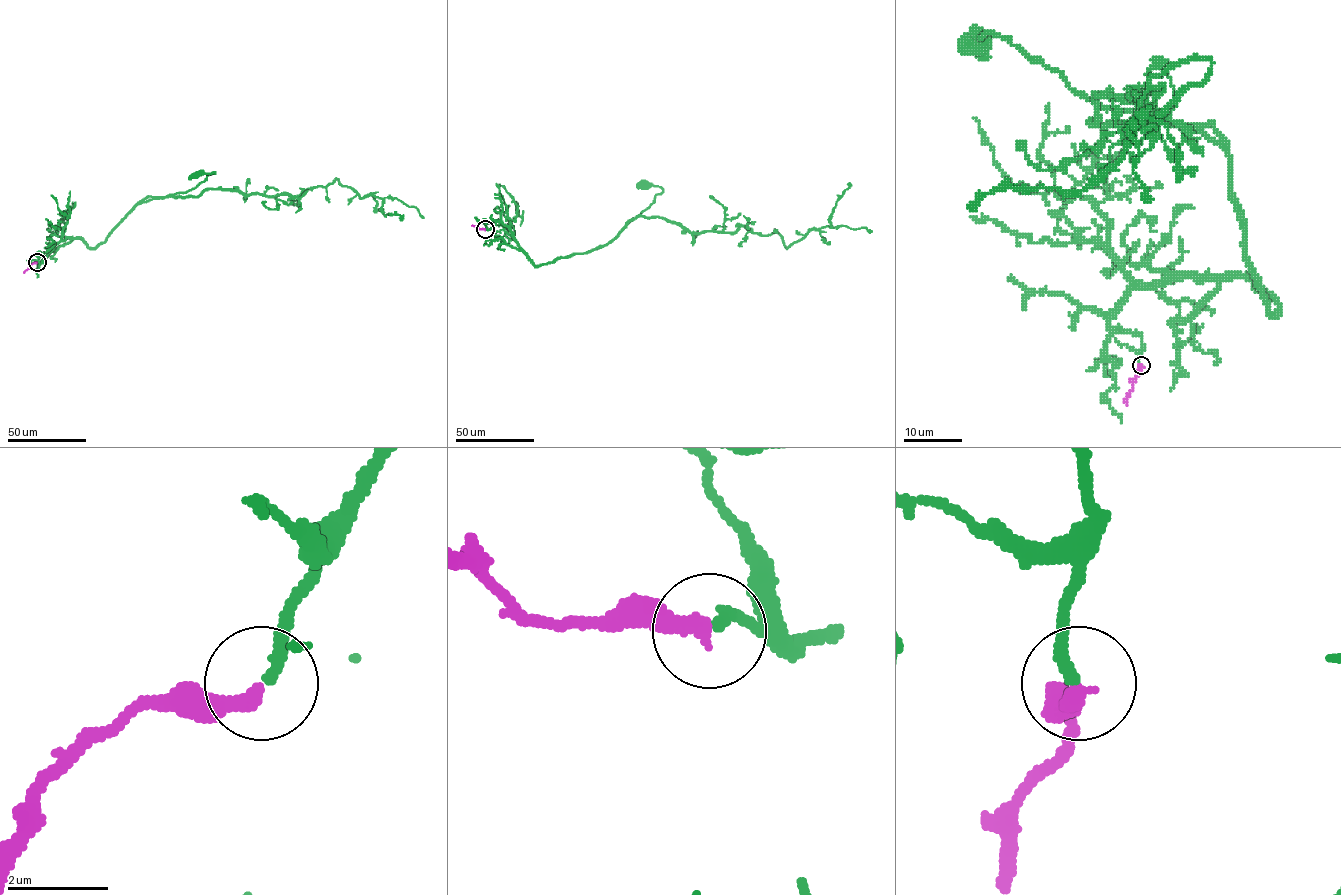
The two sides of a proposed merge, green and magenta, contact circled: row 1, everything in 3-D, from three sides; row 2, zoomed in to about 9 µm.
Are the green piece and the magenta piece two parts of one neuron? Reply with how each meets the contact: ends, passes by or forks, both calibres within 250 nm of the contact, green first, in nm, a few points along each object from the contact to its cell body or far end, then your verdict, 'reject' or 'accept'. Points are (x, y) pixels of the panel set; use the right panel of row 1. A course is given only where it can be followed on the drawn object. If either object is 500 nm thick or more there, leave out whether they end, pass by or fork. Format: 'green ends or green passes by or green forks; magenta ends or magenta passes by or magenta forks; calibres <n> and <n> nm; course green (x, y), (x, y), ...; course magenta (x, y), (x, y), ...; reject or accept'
green ends; magenta ends; calibres 240 and 340 nm; course green (1141, 365), (1110, 324), (1132, 288), (1249, 278), (1280, 310), (1228, 155), (976, 44); course magenta (1141, 365), (1141, 372), (1127, 396), (1127, 406); accept

